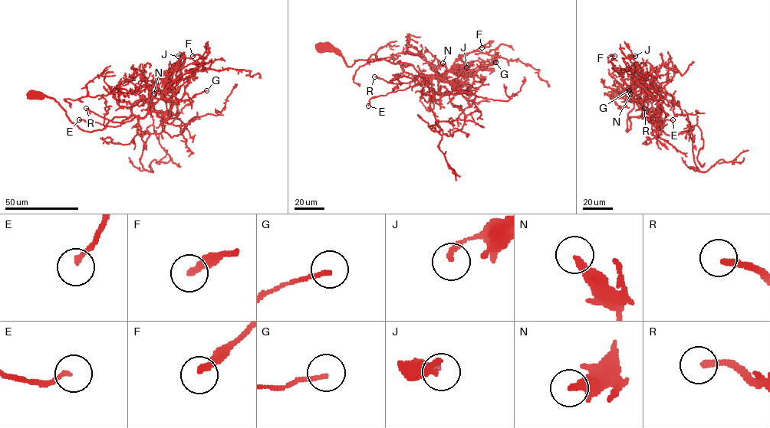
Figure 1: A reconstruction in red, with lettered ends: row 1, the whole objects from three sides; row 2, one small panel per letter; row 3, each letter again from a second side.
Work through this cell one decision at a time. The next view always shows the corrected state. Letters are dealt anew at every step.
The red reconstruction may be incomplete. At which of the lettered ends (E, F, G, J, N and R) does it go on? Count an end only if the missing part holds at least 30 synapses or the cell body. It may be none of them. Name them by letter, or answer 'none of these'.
R

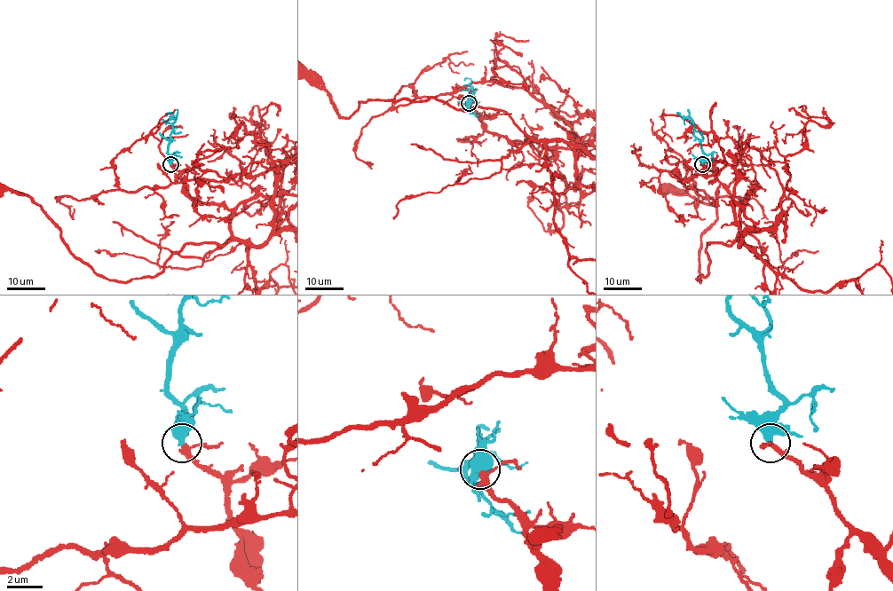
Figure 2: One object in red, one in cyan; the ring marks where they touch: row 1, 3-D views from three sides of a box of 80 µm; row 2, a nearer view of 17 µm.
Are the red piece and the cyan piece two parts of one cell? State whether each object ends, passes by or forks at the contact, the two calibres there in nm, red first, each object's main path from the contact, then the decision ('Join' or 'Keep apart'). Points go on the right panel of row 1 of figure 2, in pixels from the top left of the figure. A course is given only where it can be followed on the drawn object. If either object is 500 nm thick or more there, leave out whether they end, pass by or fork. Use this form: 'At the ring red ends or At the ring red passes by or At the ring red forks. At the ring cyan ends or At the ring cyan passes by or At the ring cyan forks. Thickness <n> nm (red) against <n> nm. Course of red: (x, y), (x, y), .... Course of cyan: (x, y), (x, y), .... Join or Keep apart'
Thickness 190 nm (red) against 600 nm. Course of red: (703, 163), (742, 205), (738, 238), (708, 243), (708, 274), (699, 281), (700, 238), (716, 208), (665, 187). Course of cyan: (702, 163), (705, 154), (701, 143), (693, 135), (694, 125), (689, 118), (677, 112), (679, 115). Join

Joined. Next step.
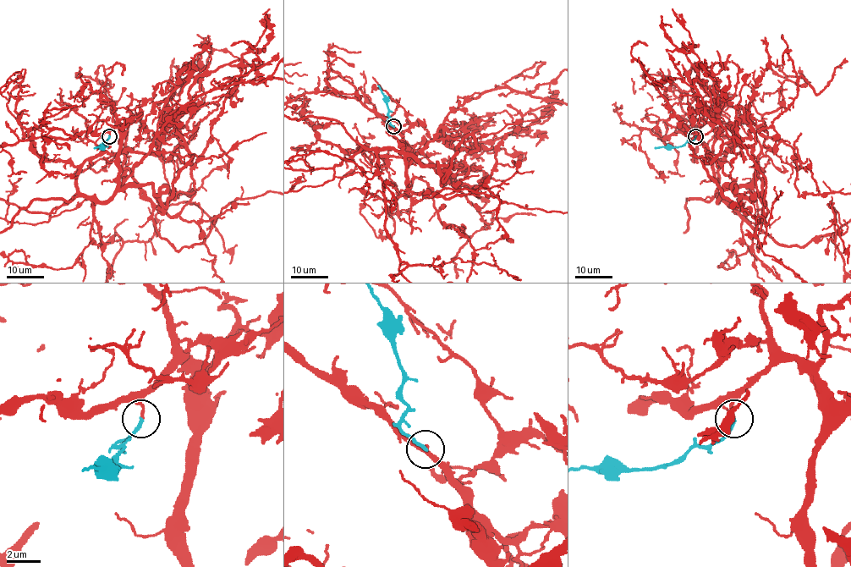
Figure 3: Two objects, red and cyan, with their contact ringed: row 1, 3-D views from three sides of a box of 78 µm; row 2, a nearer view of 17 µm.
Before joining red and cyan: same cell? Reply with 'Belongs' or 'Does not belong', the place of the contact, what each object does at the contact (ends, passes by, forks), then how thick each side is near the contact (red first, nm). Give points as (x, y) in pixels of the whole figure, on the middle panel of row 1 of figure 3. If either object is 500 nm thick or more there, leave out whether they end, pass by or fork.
Belongs. Place: (393, 126). At the ring red ends. At the ring cyan ends. Thickness 140 nm (red) against 190 nm

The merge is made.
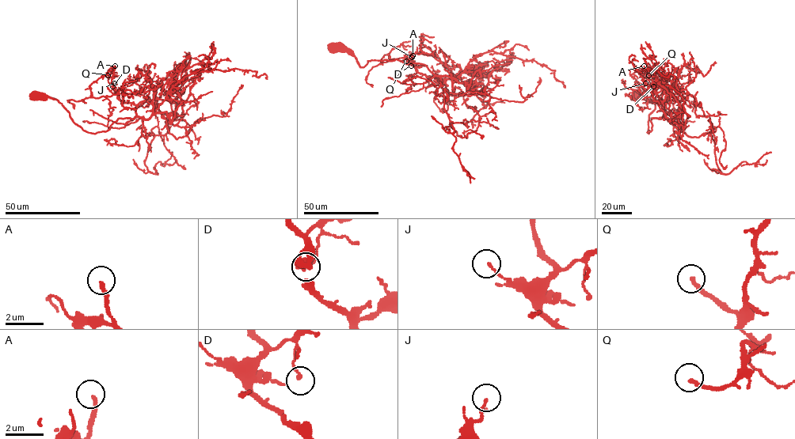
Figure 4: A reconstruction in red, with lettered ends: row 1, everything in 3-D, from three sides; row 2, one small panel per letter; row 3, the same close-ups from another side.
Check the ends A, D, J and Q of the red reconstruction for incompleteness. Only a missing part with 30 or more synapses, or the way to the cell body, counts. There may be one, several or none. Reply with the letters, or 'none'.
A

